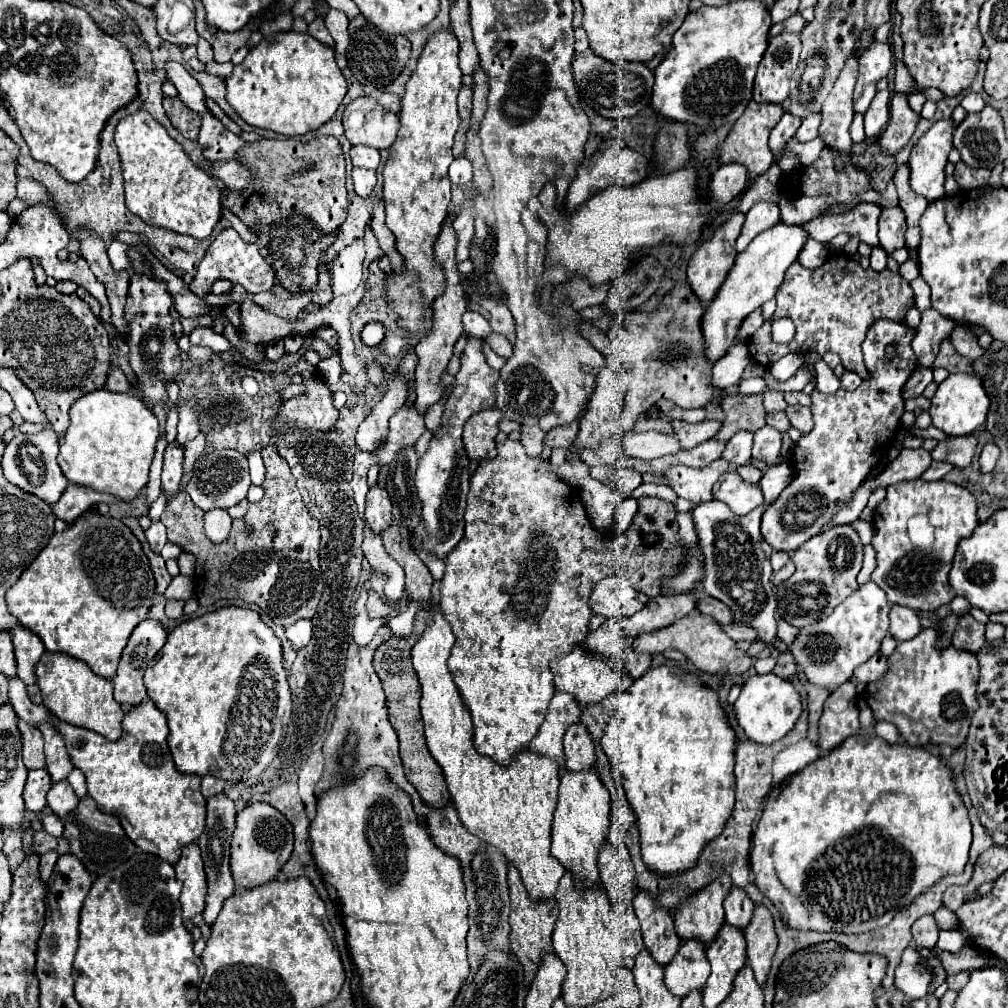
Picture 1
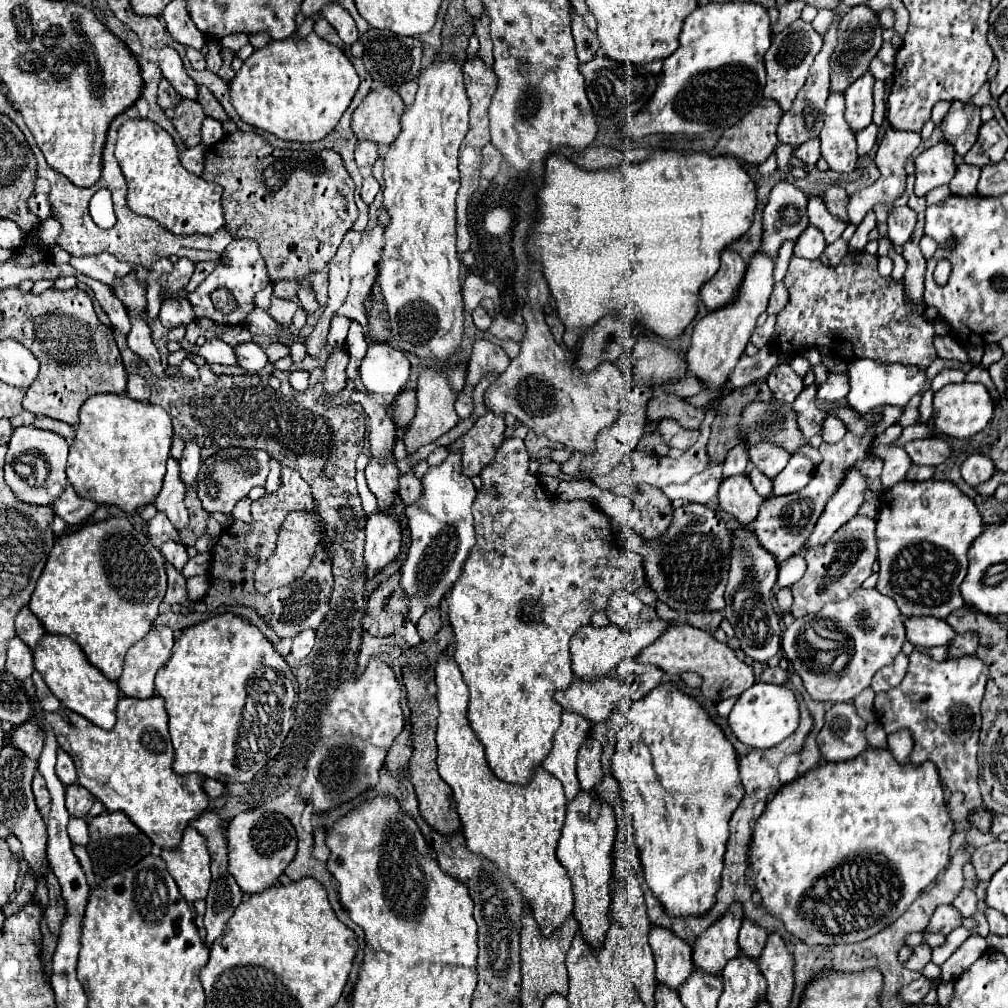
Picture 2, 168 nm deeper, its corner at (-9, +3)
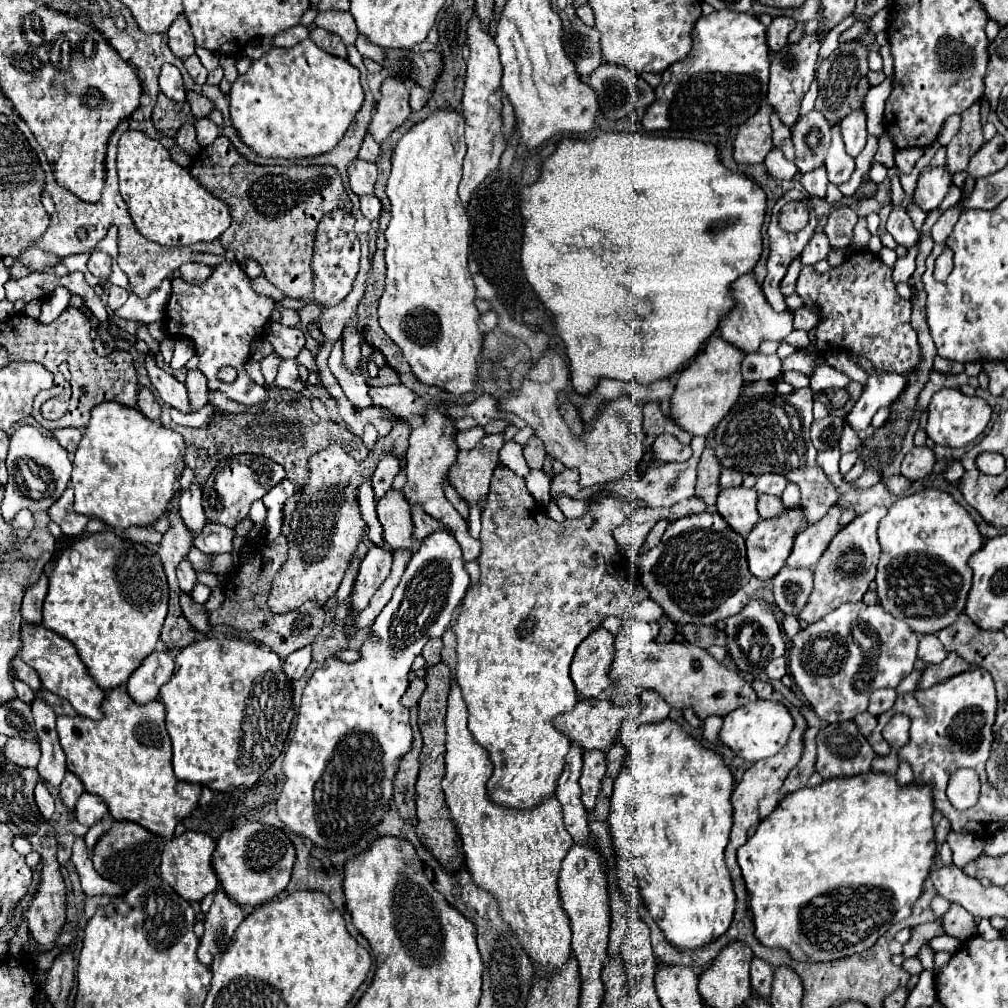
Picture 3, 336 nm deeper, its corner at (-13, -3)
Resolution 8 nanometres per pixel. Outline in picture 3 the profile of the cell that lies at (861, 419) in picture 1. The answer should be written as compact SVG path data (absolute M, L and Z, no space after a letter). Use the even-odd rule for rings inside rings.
M803 507L785 509L779 517L773 517L773 519L761 519L745 539L747 541L749 571L757 579L775 577L779 573L779 569L785 565L785 561L787 561L787 557L789 557L789 553L793 549L793 541L803 531L805 525L807 525L807 521L805 521L805 509Z

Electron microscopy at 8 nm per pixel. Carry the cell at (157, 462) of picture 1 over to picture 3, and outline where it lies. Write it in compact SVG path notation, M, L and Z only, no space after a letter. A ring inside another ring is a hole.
M181 593L181 609L185 619L201 633L209 631L209 621L207 621L207 611L203 605L195 603L189 593Z

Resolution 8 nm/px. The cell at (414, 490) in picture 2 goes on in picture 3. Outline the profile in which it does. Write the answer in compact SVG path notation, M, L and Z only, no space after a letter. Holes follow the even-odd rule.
M411 505L411 515L413 515L413 523L415 523L415 531L413 535L417 537L417 541L425 539L429 533L433 533L433 529L439 527L439 521L433 519L429 513L423 511L421 505Z

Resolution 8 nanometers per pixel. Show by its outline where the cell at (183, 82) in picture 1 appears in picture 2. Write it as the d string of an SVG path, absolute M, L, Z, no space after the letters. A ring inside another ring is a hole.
M163 47L159 51L157 59L159 59L159 69L161 69L163 77L173 85L173 89L179 91L185 99L197 99L197 85L187 75L177 51L171 47Z

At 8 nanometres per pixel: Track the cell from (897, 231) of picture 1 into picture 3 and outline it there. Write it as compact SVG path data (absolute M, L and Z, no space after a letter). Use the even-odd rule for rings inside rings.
M893 205L893 209L891 209L891 215L889 215L889 219L887 219L887 231L893 235L893 239L901 245L901 247L905 247L905 249L909 249L909 247L913 247L915 243L917 243L917 239L919 239L919 231L913 227L913 221L911 221L911 217L907 215L907 211L901 207L901 205Z

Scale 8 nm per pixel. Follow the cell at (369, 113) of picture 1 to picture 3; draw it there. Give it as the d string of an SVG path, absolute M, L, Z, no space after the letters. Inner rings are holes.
M387 77L381 85L381 99L377 101L377 109L371 117L367 133L377 143L383 143L391 135L391 131L407 121L409 115L409 89L405 87L405 83Z

